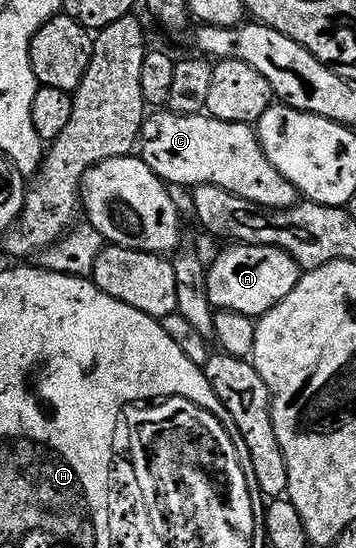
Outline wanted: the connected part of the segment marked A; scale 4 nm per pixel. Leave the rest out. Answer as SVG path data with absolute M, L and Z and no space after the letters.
M235 244L224 248L227 249L206 273L209 302L216 309L258 318L277 306L277 302L281 302L285 294L293 290L297 269L284 248L274 248L272 244Z

